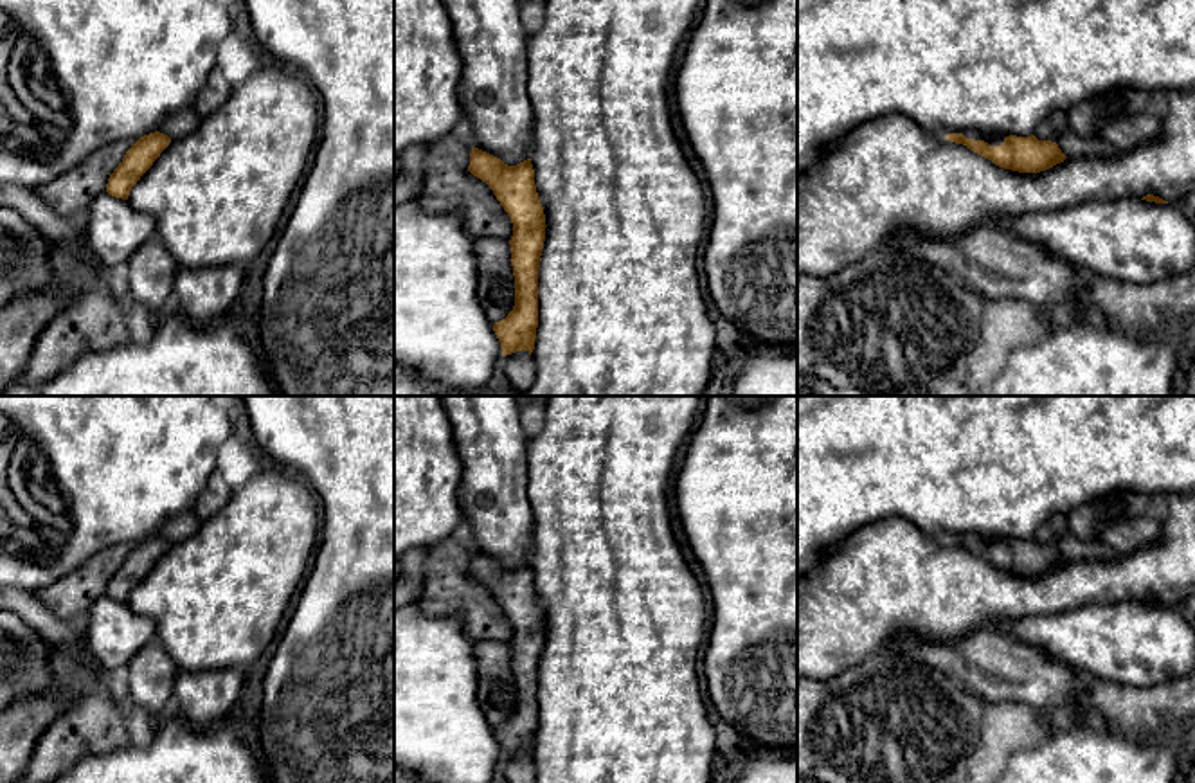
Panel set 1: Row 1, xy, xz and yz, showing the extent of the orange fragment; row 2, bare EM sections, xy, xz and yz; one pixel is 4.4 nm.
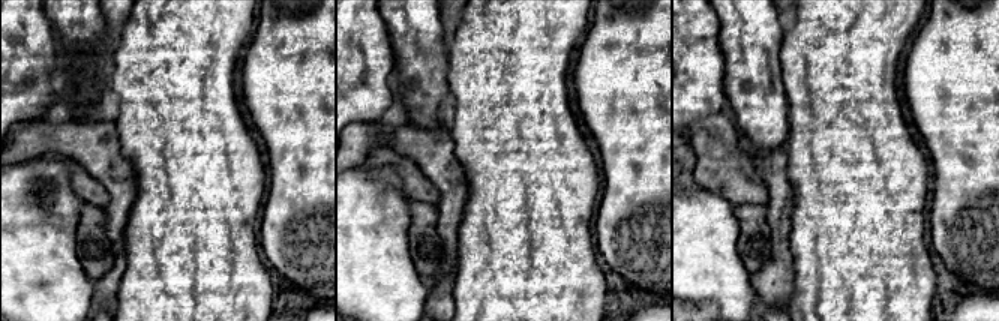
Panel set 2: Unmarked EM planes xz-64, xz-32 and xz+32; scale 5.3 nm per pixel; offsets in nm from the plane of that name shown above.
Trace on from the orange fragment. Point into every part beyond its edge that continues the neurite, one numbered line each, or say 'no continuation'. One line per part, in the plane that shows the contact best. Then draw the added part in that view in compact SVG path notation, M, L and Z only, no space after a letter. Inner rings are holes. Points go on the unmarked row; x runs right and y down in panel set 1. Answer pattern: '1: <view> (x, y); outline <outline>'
1: yz (992, 542); outline M941 531L938 535L934 535L934 538L945 545L945 547L950 547L950 544L947 544L945 540L948 536L963 536L966 542L974 542L974 544L984 544L988 545L990 549L1001 549L1004 545L1004 538L986 538L986 536L979 536L979 535L972 535L972 533L966 533L966 535L956 535L956 533L948 533L948 531Z

